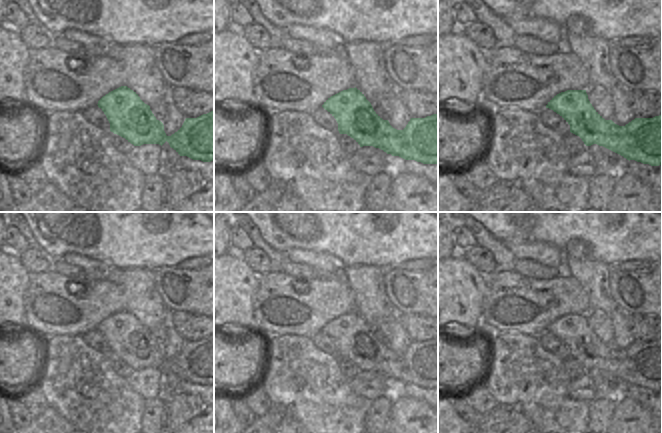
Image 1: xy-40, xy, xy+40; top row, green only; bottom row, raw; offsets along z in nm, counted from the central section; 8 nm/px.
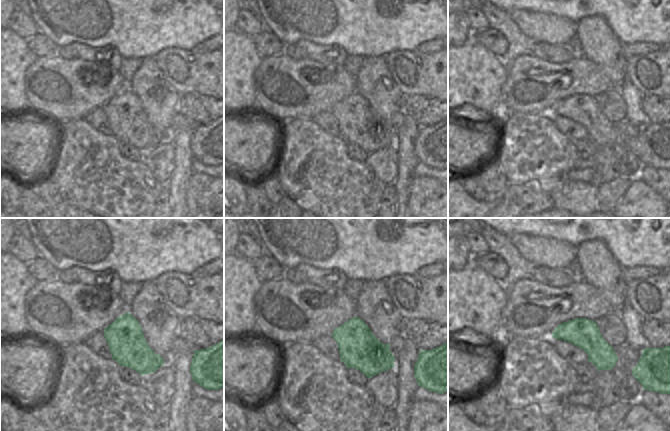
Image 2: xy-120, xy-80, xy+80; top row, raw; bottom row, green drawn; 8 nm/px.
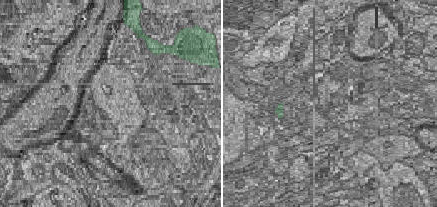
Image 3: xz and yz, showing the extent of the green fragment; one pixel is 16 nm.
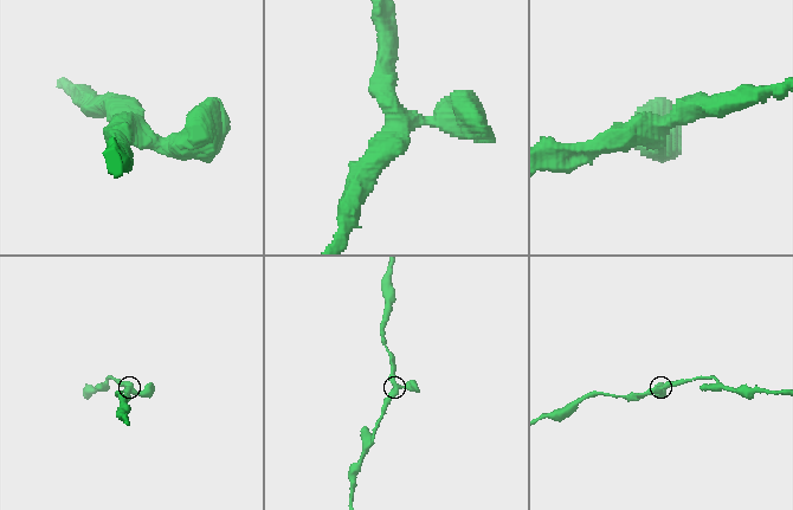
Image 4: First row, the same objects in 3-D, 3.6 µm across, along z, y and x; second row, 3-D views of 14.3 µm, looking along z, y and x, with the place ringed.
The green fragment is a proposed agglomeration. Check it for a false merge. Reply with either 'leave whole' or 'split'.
leave whole

